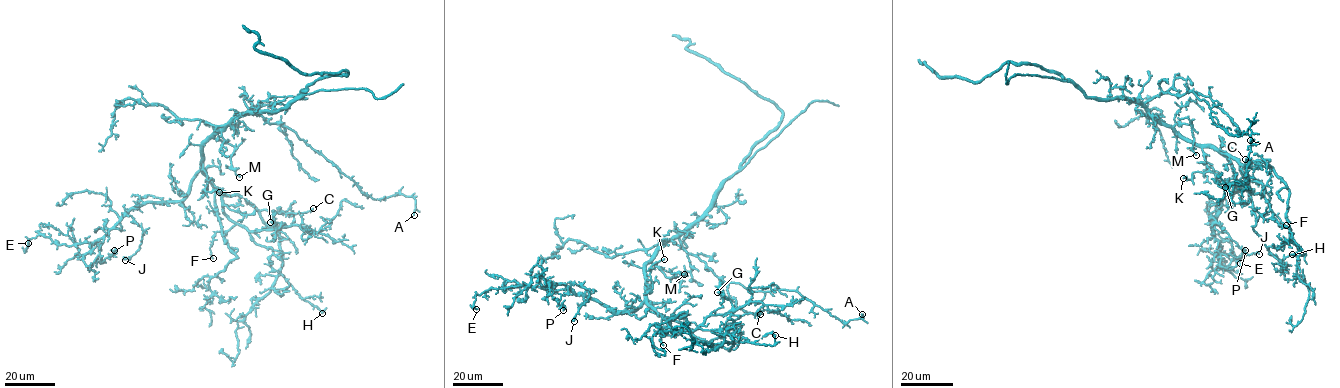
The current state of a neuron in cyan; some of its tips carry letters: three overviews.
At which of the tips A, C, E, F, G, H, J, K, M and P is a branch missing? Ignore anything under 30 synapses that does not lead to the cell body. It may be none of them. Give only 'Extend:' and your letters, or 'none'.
Extend: none

